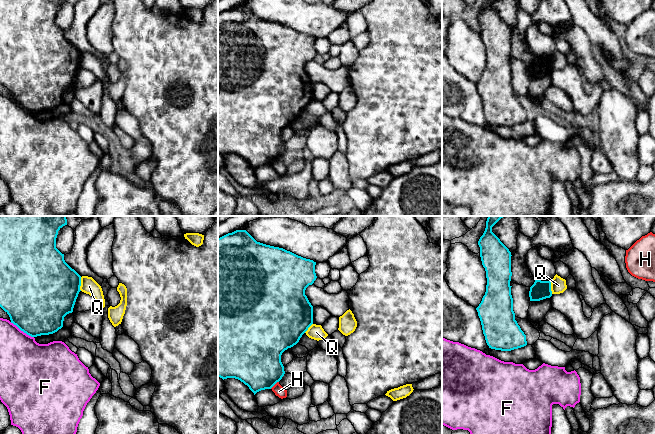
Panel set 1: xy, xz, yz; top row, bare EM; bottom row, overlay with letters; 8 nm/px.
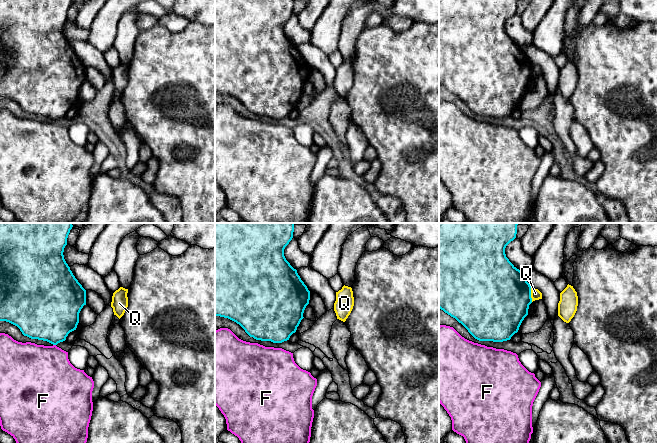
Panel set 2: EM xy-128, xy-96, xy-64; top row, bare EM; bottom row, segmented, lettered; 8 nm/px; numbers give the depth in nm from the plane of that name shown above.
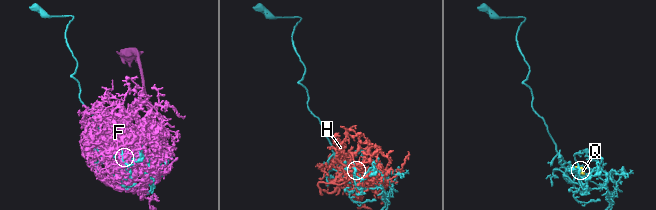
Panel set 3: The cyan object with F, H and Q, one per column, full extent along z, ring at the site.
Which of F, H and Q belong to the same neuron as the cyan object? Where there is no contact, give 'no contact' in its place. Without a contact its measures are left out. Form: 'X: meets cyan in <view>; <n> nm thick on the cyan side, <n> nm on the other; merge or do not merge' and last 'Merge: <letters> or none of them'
F: meets cyan in xy; 480 nm thick on the cyan side, 380 nm on the other; do not merge
H: meets cyan in xz; 400 nm thick on the cyan side, 90 nm on the other; do not merge
Q: meets cyan in xy; 480 nm thick on the cyan side, 130 nm on the other; do not merge
Merge: none of them

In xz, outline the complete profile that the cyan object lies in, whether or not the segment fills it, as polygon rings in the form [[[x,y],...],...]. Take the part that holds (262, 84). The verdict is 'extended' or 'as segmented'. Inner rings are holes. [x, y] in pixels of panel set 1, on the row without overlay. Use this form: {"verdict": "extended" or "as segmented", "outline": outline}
{"verdict": "as segmented", "outline": [[[236,6],[218,14],[218,153],[224,155],[235,154],[249,163],[254,171],[265,165],[271,165],[285,150],[281,138],[282,129],[296,121],[302,111],[313,100],[313,82],[305,71],[305,66],[312,61],[317,52],[316,38],[298,32],[283,24],[274,23],[257,18],[246,6]]]}

